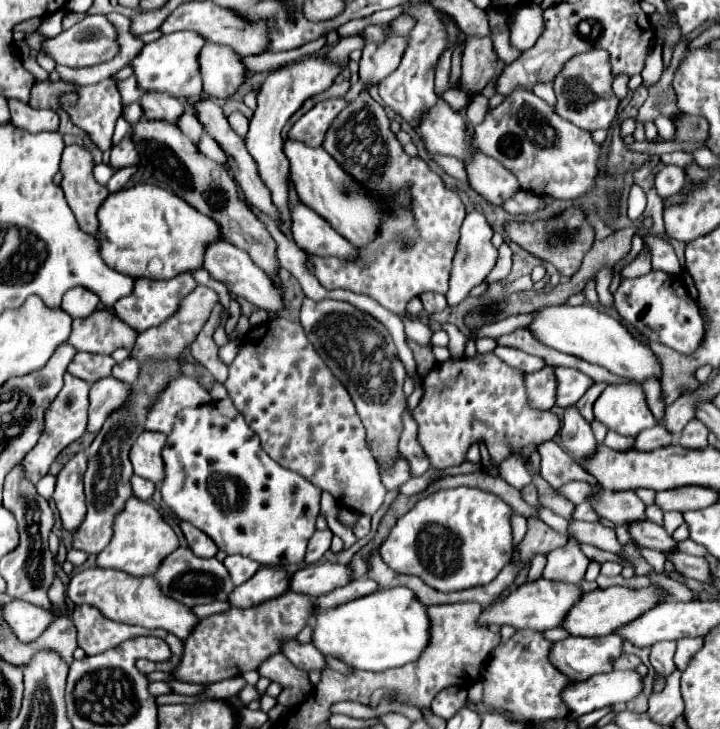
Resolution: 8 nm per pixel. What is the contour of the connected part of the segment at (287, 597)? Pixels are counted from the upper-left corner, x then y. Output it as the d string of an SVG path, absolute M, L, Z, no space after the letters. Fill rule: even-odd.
M288 592L278 600L268 600L254 608L230 608L224 614L204 618L184 640L184 656L174 676L182 682L212 684L256 670L268 656L280 652L280 642L294 638L310 616L314 616L312 600L304 594Z

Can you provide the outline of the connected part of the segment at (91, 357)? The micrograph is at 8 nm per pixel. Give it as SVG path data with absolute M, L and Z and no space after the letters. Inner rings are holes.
M78 352L72 358L72 362L68 364L68 372L72 376L86 380L88 384L94 384L96 380L110 376L114 364L116 362L112 360L112 356L96 356L96 354L90 354L90 352Z

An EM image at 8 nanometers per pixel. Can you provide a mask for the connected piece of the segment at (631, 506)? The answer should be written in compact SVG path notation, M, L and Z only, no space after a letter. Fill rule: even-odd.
M596 484L588 500L598 518L612 520L614 524L626 526L636 520L646 520L646 506L634 492L608 492L606 488Z

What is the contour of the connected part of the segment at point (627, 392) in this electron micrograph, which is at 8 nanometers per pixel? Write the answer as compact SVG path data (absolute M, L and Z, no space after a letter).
M610 384L594 402L596 420L622 436L636 436L656 426L640 384Z

